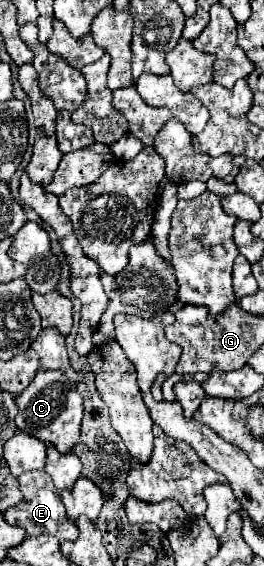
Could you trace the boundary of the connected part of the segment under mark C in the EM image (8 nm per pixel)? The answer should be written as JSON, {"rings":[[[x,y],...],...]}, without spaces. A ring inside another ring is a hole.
{"rings":[[[38,369],[34,381],[16,397],[18,417],[16,425],[22,433],[38,437],[46,445],[54,445],[58,453],[70,453],[80,439],[80,421],[82,421],[82,397],[76,393],[76,387],[60,371]]]}

